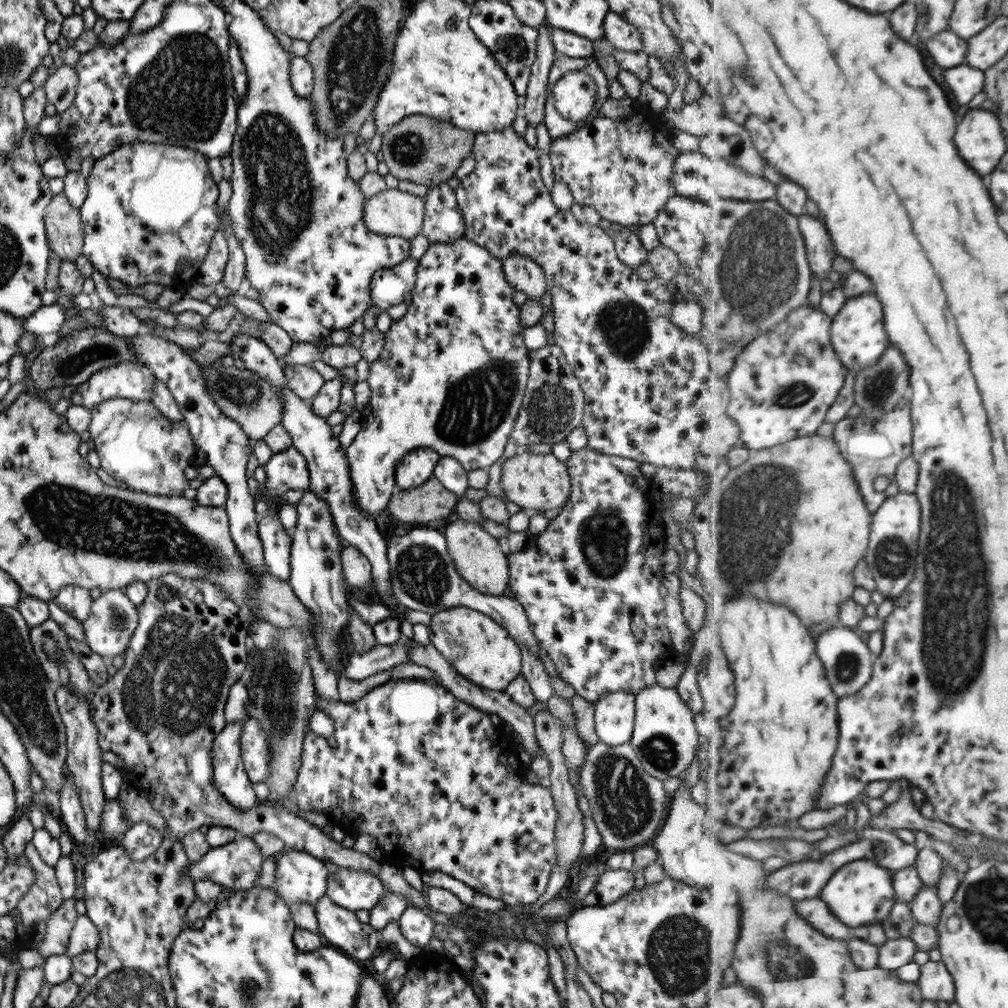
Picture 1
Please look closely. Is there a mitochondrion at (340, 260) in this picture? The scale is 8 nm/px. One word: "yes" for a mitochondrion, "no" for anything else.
no

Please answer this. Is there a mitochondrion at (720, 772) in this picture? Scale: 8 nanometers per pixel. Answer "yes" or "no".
no

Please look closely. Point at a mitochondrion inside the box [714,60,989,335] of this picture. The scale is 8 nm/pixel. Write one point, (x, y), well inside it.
(759, 260)

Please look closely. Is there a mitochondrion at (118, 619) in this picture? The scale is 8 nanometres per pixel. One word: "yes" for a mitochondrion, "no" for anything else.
yes

